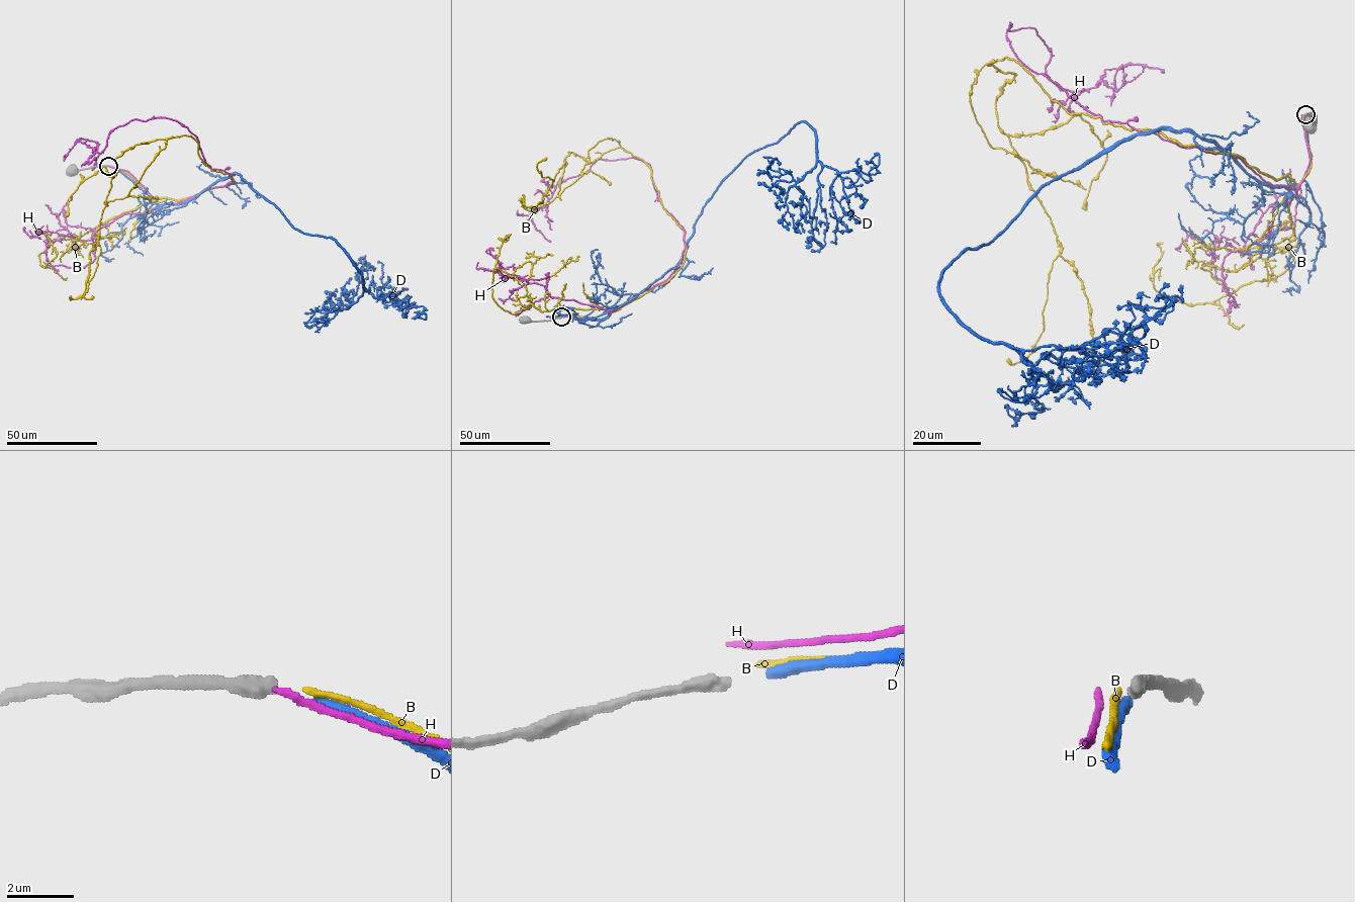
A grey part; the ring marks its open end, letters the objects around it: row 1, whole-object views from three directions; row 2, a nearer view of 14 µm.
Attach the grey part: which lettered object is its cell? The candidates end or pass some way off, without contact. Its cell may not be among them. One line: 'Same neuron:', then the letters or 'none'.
Same neuron: D

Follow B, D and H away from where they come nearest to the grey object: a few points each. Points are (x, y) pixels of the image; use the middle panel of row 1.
B: (562, 317), (601, 321), (666, 282), (684, 231), (621, 148), (589, 163), (568, 152), (542, 202), (522, 194)
D: (563, 317), (605, 318), (673, 268), (719, 184), (798, 122), (816, 138), (811, 226), (824, 245), (820, 219)
H: (561, 316), (601, 320), (664, 281), (685, 231), (648, 164), (598, 159), (530, 214), (551, 242)

